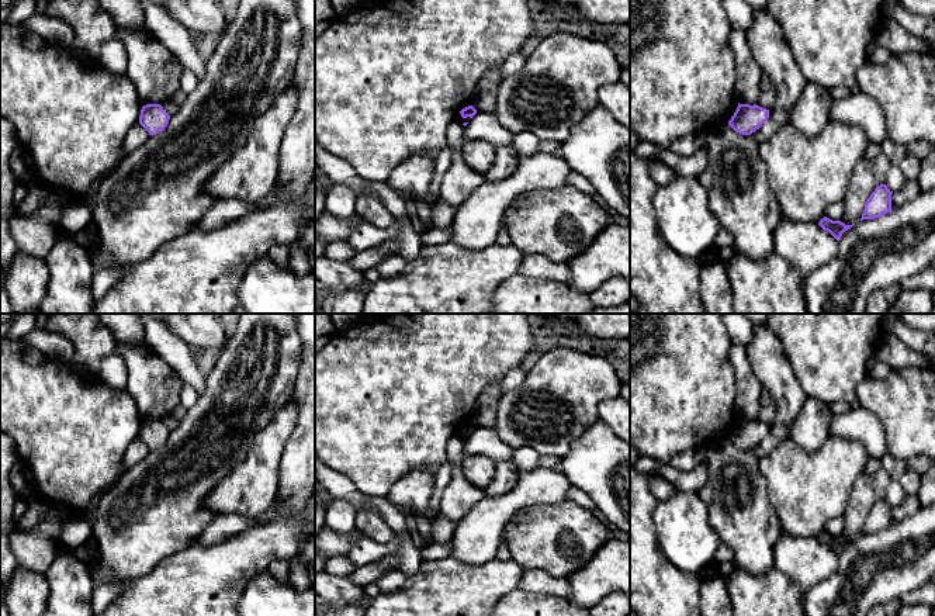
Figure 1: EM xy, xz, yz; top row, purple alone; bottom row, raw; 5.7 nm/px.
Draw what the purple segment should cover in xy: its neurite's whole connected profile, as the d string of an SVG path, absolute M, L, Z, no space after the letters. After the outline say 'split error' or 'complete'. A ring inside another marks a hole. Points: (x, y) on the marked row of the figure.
M146 104L141 110L139 124L149 132L156 135L167 127L170 115L160 104Z | complete

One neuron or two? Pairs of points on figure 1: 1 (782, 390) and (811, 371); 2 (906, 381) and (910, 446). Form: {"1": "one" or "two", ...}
{"1": "two", "2": "one"}

